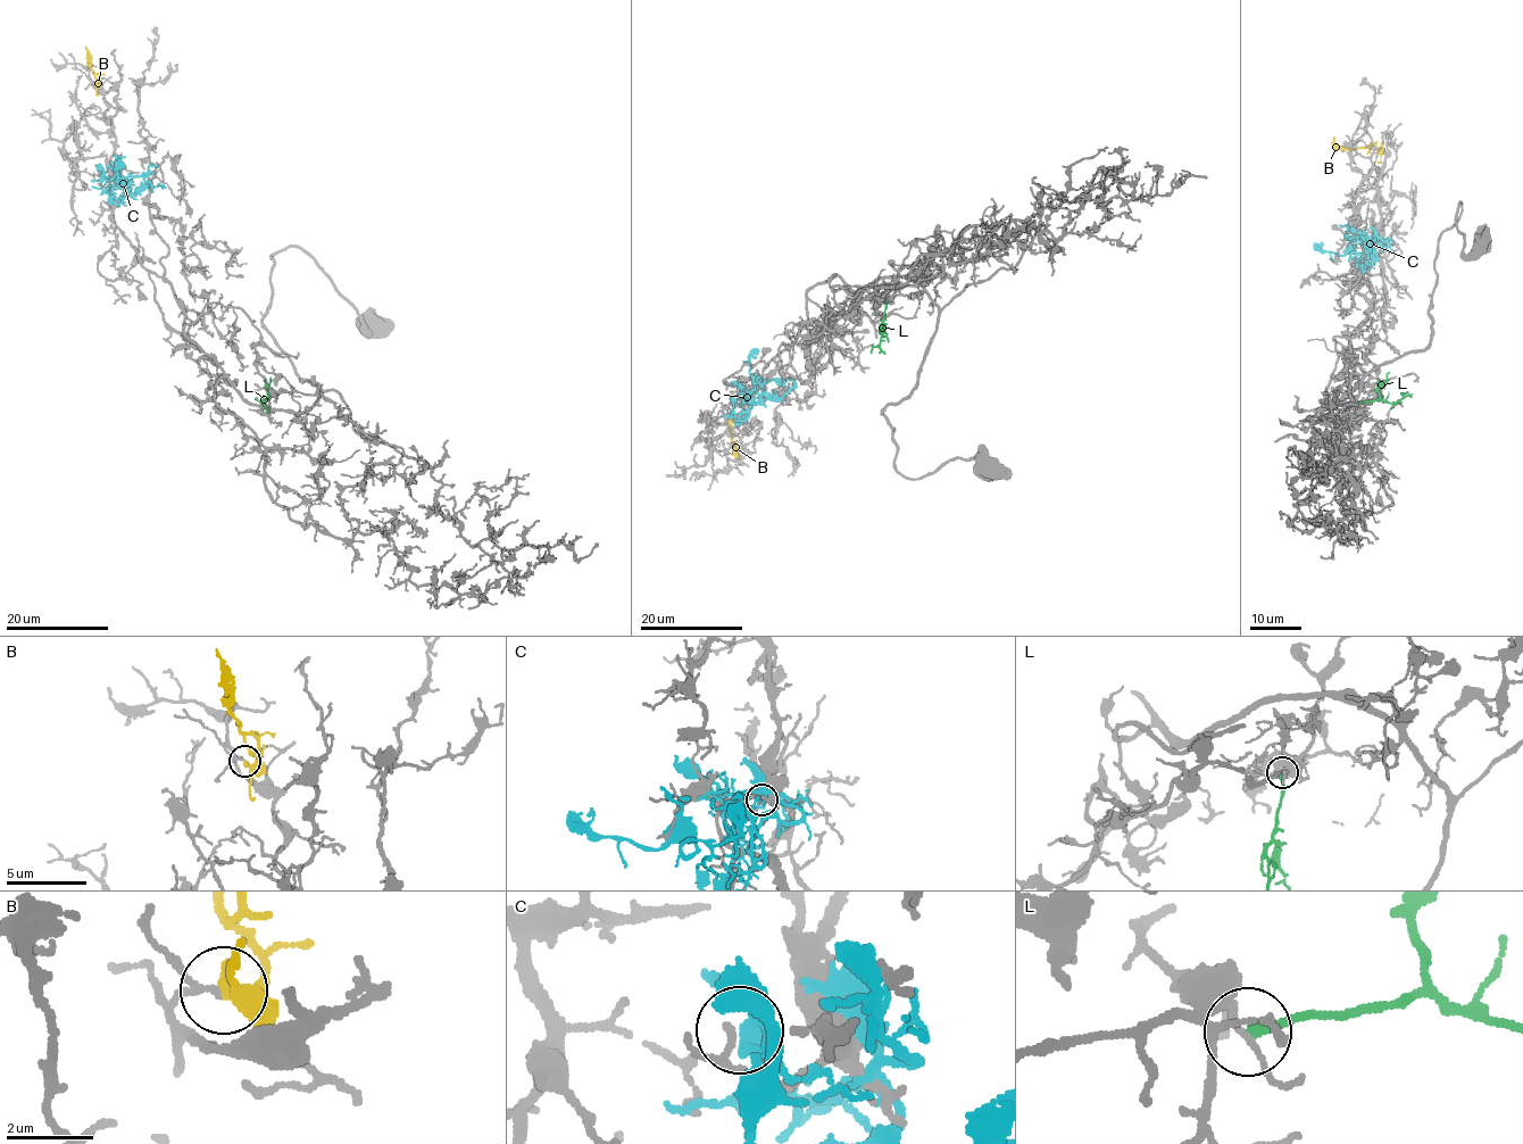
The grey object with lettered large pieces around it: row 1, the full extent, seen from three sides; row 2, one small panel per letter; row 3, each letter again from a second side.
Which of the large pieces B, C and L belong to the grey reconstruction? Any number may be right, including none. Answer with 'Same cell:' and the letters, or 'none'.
Same cell: none

